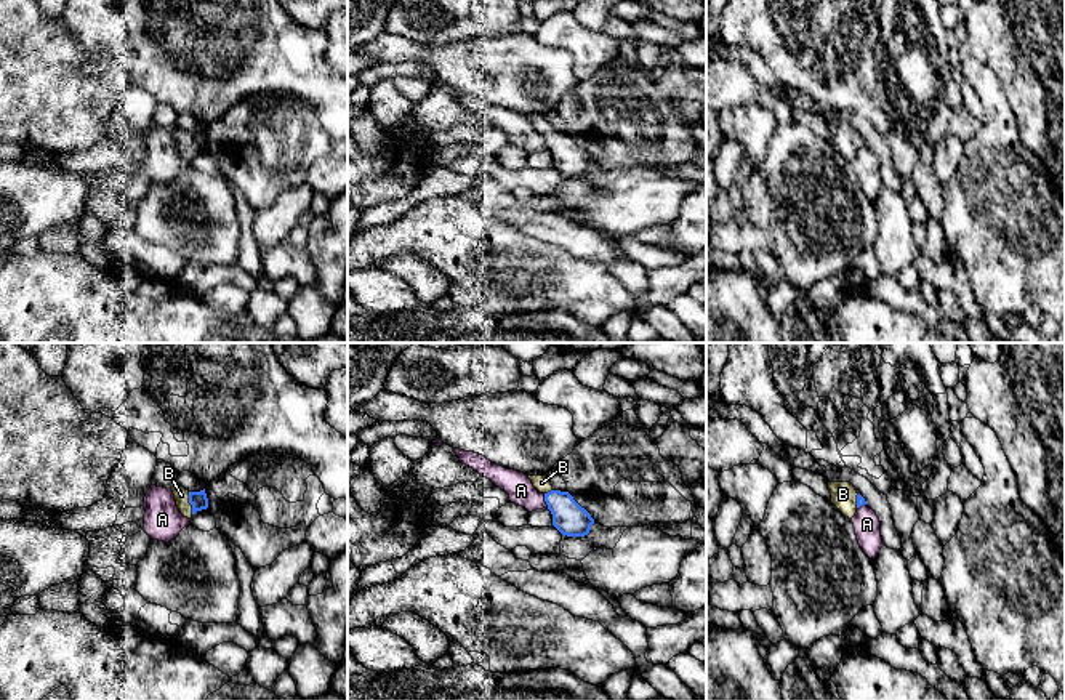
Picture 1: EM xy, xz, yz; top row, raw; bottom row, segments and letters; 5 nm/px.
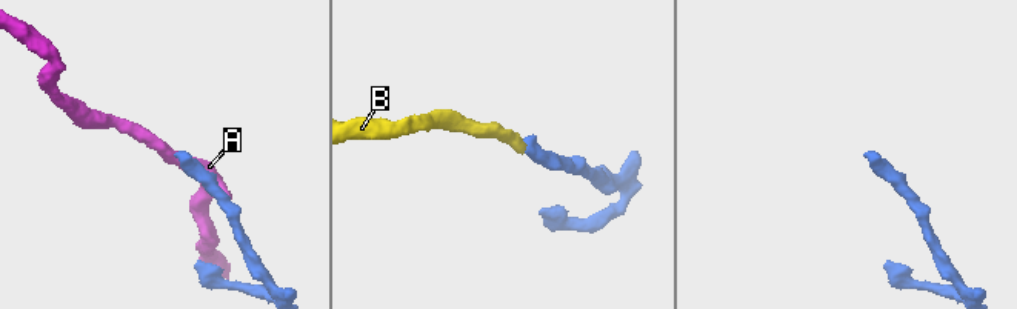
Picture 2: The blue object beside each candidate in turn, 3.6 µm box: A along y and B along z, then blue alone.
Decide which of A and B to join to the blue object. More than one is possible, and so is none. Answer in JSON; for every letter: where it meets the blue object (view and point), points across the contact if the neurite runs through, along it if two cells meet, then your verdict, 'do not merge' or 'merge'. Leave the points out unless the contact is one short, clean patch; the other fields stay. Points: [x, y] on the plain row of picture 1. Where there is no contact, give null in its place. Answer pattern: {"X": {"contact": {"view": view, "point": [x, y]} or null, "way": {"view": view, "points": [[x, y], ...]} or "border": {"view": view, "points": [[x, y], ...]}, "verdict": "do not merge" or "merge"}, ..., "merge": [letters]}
{"A": {"contact": {"view": "xz", "point": [545, 141]}, "verdict": "do not merge"}, "B": {"contact": {"view": "xy", "point": [189, 143]}, "way": {"view": "xy", "points": [[199, 141], [189, 143], [181, 136]]}, "verdict": "merge"}, "merge": ["B"]}

